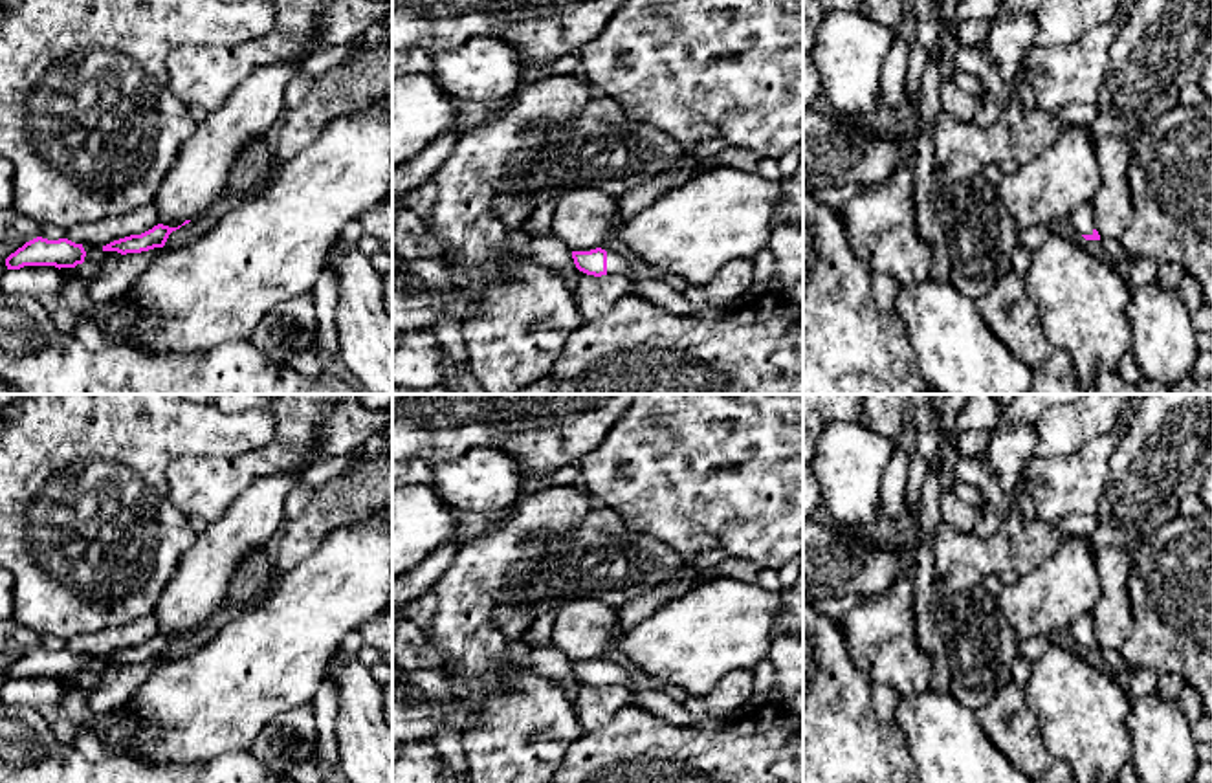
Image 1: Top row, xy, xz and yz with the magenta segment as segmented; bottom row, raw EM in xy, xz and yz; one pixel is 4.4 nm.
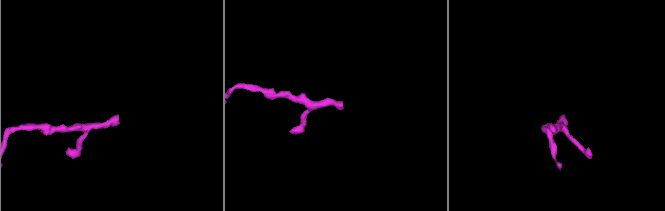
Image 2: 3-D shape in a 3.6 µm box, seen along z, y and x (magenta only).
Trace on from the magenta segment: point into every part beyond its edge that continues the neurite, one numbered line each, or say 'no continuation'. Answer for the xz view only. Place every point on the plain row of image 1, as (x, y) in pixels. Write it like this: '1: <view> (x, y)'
1: xz (617, 675)

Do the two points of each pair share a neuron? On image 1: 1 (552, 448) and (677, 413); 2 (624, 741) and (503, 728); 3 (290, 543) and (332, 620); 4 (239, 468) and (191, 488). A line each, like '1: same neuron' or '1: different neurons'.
1: different neurons
2: different neurons
3: different neurons
4: same neuron

